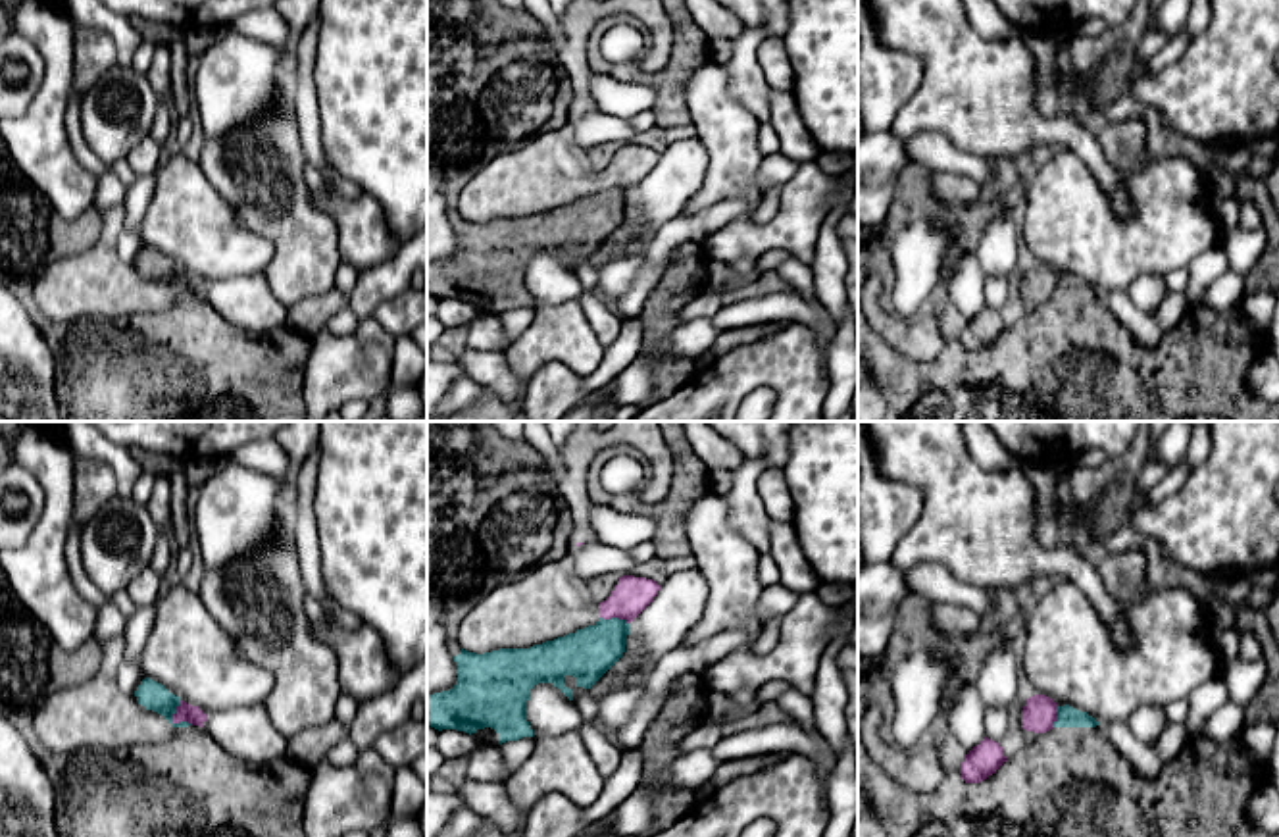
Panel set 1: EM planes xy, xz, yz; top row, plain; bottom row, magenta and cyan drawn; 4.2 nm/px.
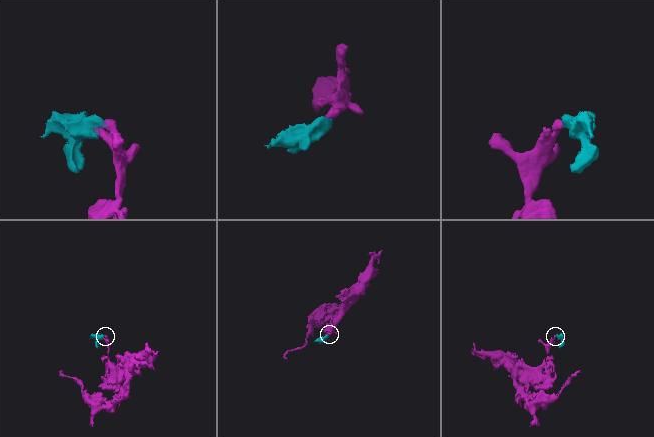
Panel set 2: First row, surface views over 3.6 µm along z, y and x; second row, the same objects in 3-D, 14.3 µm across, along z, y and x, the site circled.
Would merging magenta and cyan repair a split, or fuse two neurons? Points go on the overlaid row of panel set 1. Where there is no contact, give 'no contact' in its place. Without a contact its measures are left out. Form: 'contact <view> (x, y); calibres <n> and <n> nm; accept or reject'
contact xy (174, 722); calibres 80 and 120 nm; reject

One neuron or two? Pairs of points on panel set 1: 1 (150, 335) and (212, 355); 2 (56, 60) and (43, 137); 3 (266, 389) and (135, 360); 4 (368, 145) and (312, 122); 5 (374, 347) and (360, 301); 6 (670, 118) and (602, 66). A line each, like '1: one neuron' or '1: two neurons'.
1: one neuron
2: one neuron
3: one neuron
4: two neurons
5: two neurons
6: one neuron

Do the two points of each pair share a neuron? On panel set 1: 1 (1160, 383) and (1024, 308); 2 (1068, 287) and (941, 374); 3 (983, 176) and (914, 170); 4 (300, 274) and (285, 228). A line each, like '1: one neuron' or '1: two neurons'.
1: two neurons
2: one neuron
3: two neurons
4: one neuron

